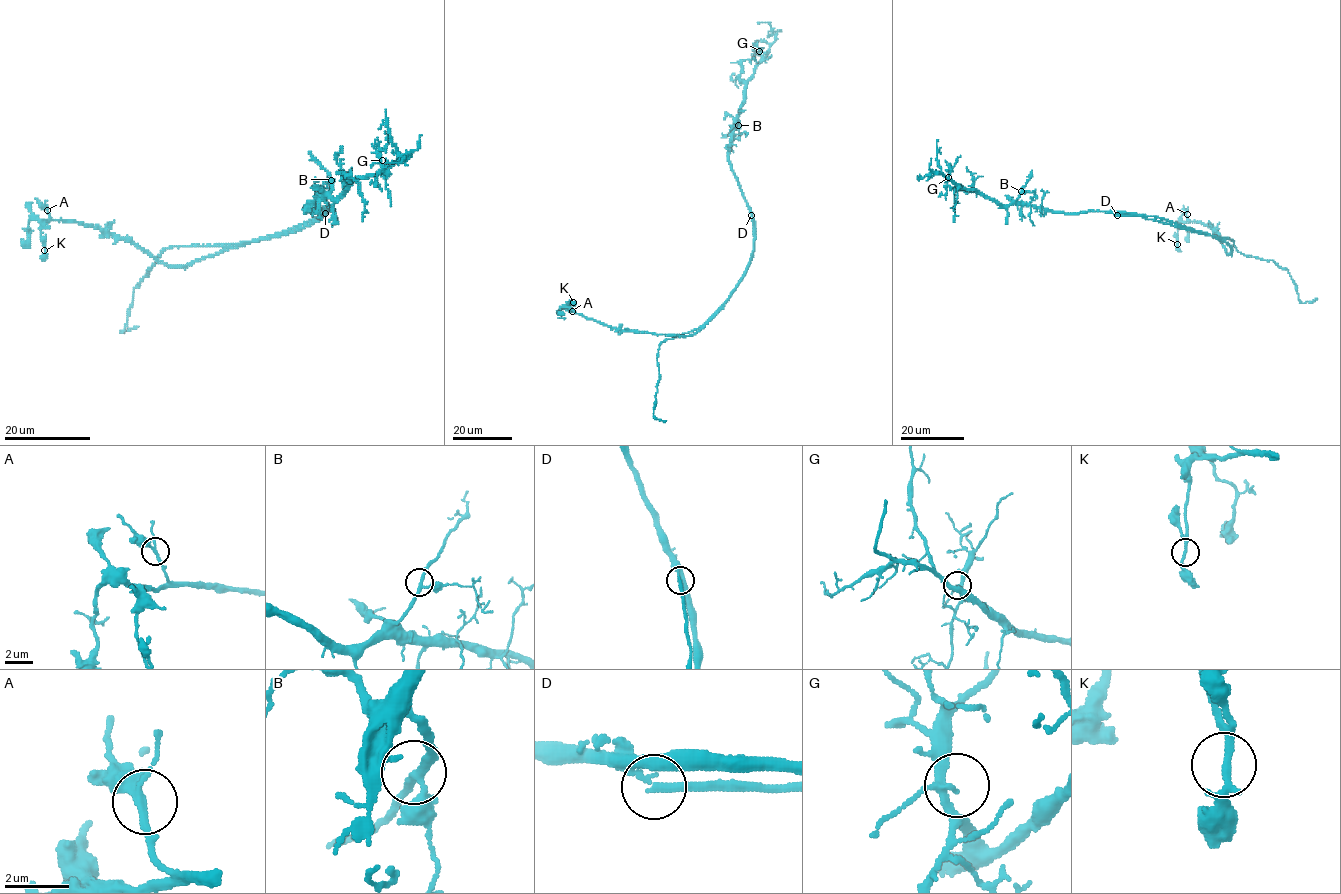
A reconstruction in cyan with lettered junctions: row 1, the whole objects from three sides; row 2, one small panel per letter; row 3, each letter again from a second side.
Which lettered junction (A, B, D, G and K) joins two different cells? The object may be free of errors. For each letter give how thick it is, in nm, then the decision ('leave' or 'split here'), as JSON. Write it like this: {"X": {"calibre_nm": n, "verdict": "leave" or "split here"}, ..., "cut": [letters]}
{"A": {"calibre_nm": 240, "verdict": "leave"}, "B": {"calibre_nm": 240, "verdict": "leave"}, "D": {"calibre_nm": 180, "verdict": "split here"}, "G": {"calibre_nm": 200, "verdict": "leave"}, "K": {"calibre_nm": 180, "verdict": "leave"}, "cut": ["D"]}

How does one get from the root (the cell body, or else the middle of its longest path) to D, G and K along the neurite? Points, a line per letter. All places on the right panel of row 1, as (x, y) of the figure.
D: (1159, 217), (1116, 215)
G: (1159, 217), (1097, 211), (1066, 213), (1026, 204), (1001, 205), (976, 191), (961, 189), (948, 177)
K: (1159, 217), (1217, 237), (1232, 249), (1226, 253), (1216, 232), (1196, 221), (1178, 225), (1177, 244)

